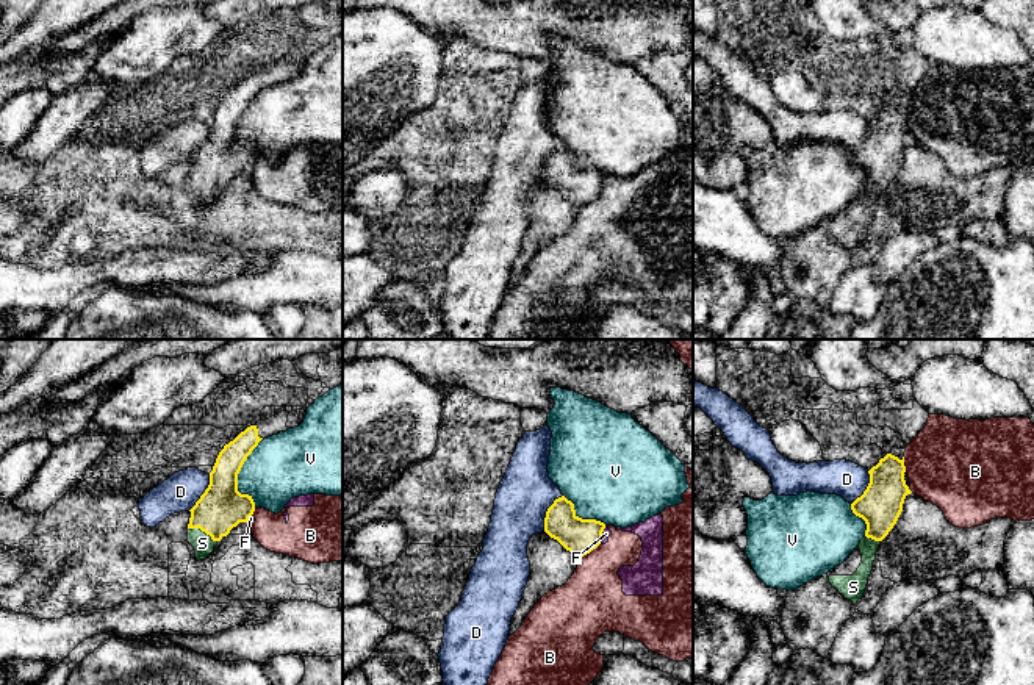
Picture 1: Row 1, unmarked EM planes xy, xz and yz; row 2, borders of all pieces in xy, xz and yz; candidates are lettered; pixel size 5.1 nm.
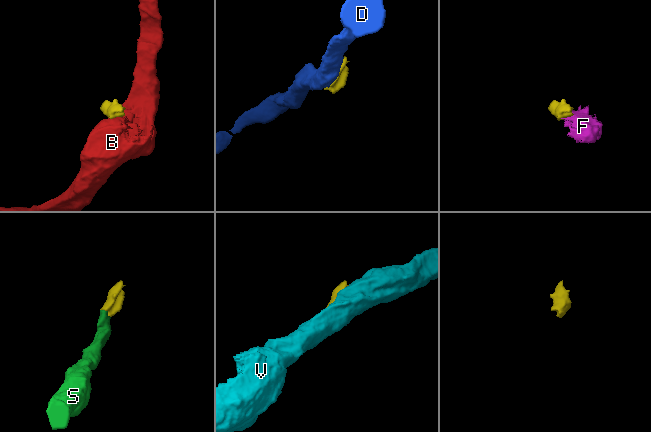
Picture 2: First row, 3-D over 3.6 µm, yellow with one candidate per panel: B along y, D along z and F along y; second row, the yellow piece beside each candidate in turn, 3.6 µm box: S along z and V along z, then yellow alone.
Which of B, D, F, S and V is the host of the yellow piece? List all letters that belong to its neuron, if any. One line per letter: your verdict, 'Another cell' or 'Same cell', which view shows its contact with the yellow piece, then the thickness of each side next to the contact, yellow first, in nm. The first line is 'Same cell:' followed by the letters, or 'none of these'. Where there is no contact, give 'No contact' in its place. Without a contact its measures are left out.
Same cell: S
B: Another cell. Touches yellow in xz. Thickness 180 nm (yellow) against 320 nm
D: Another cell. Touches yellow in xz. Thickness 180 nm (yellow) against 280 nm
F: Another cell. Touches yellow in xz. Thickness 180 nm (yellow) against 50 nm
S: Same cell. Touches yellow in xy. Thickness 240 nm (yellow) against 110 nm
V: Another cell. Touches yellow in xy. Thickness 240 nm (yellow) against 340 nm

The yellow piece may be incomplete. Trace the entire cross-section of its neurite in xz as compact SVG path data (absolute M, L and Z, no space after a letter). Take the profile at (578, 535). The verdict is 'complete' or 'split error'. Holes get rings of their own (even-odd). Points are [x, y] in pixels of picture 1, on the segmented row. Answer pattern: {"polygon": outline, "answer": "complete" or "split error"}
{"polygon": "M565 496L554 500L544 518L544 532L577 557L601 544L604 529L601 521L579 518L574 504Z", "answer": "complete"}

